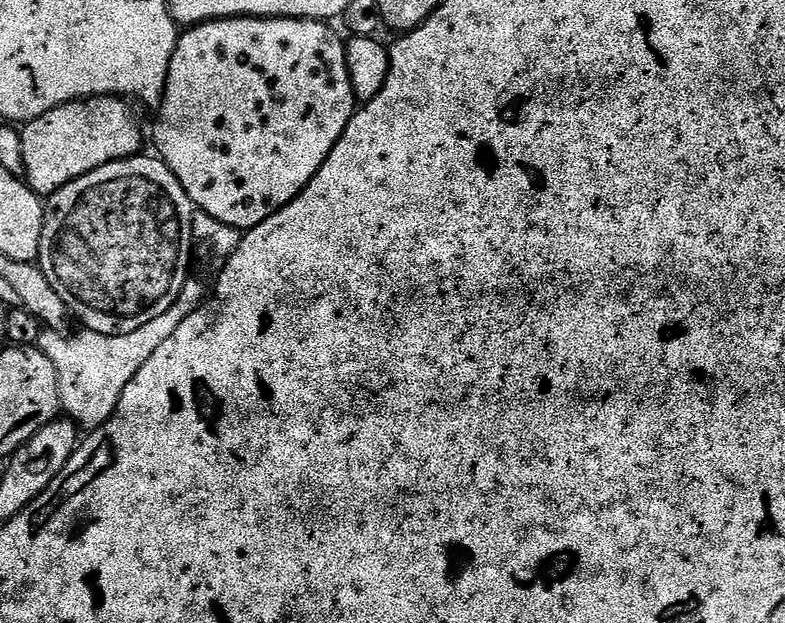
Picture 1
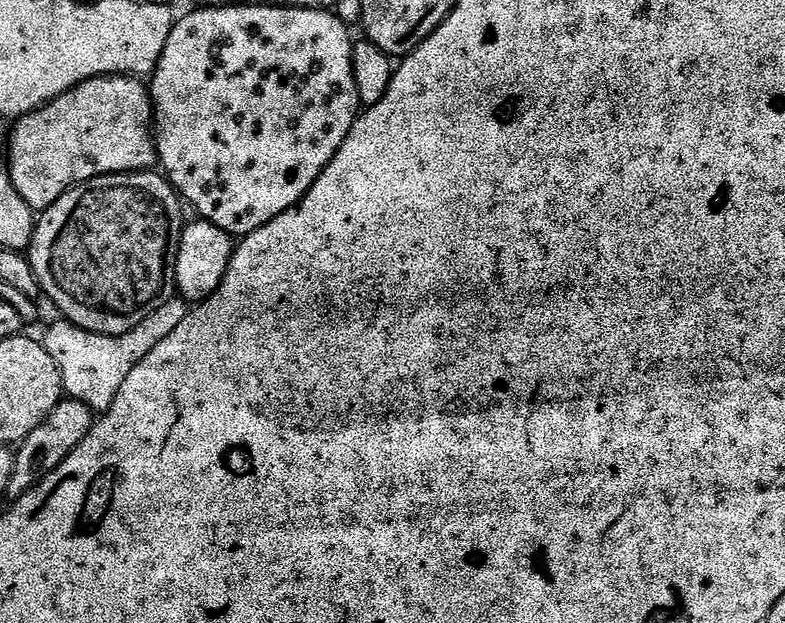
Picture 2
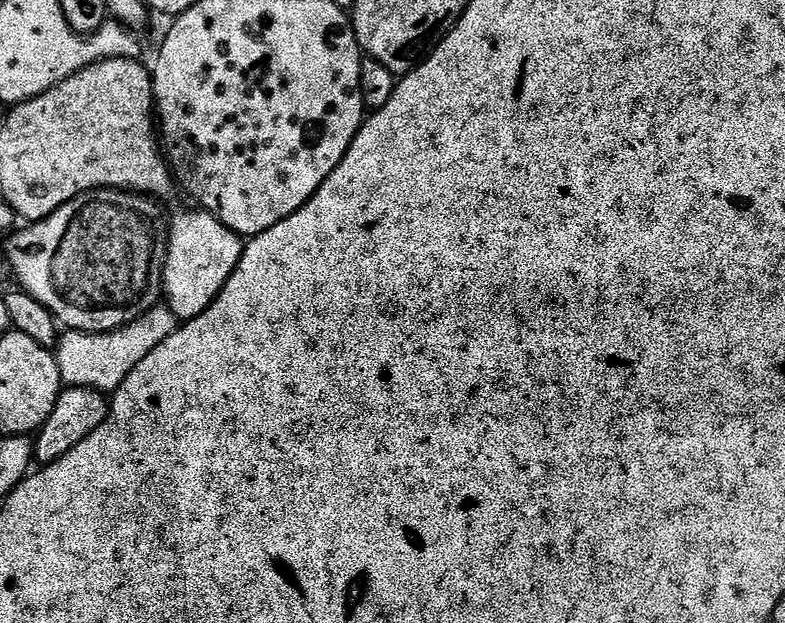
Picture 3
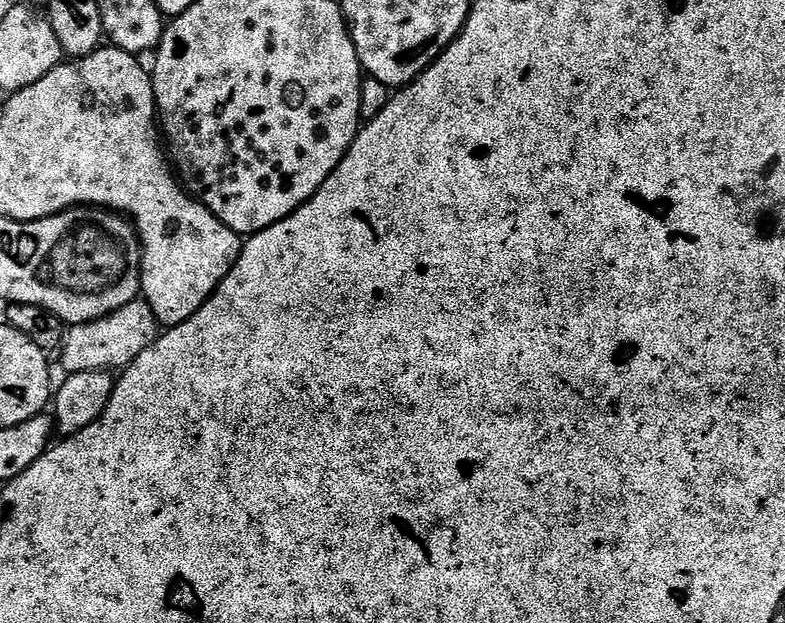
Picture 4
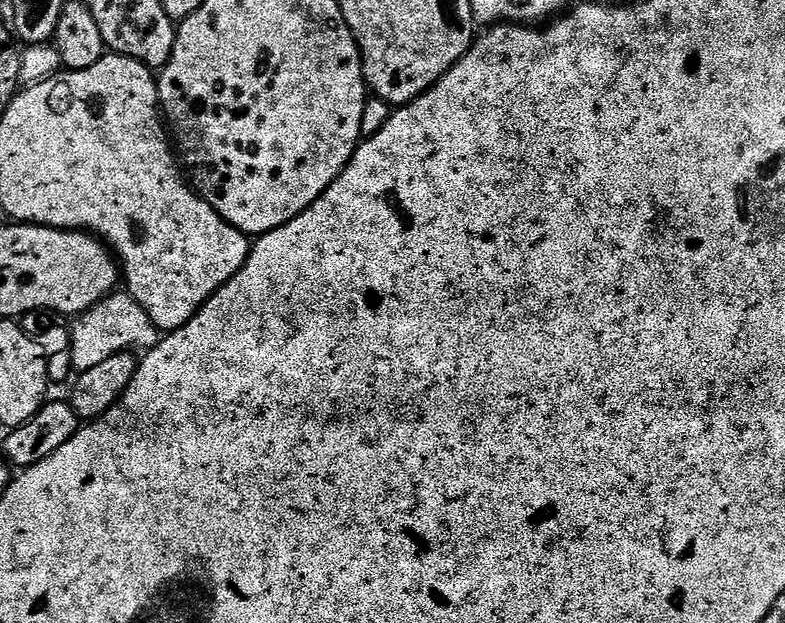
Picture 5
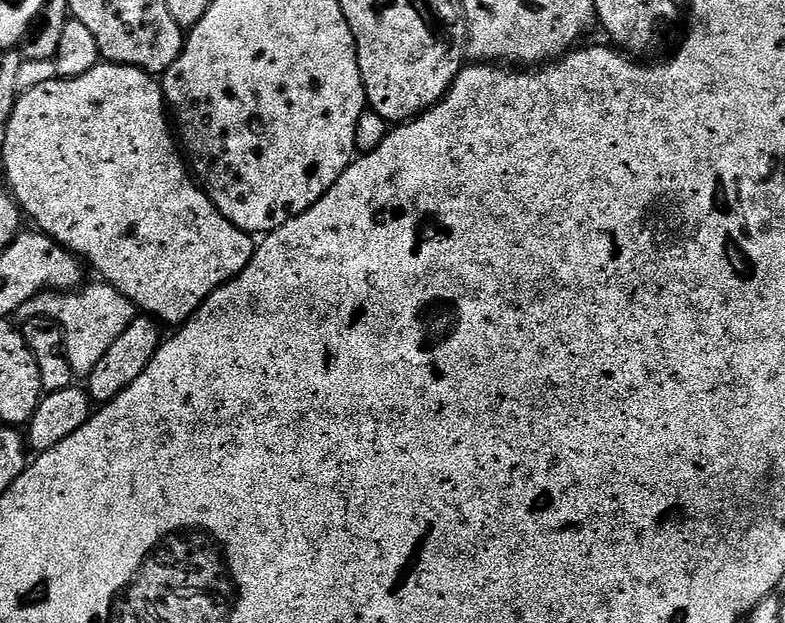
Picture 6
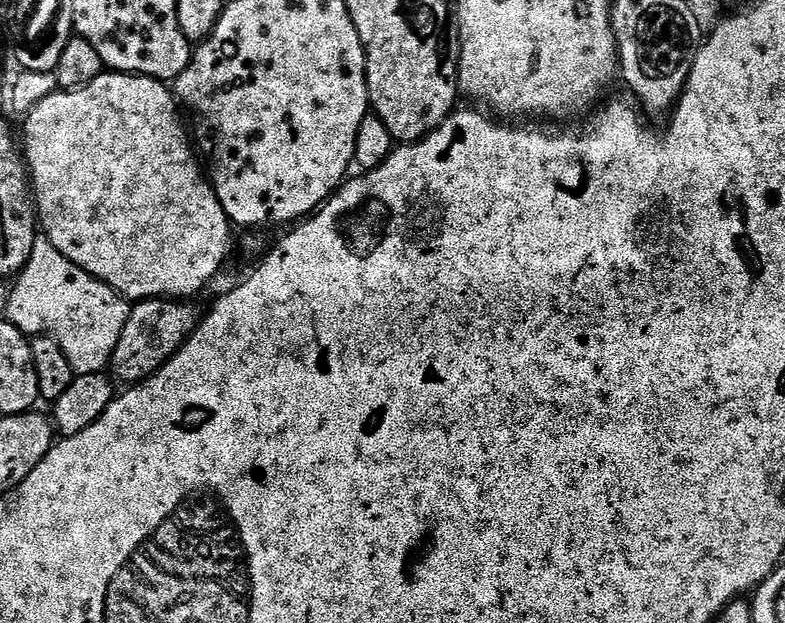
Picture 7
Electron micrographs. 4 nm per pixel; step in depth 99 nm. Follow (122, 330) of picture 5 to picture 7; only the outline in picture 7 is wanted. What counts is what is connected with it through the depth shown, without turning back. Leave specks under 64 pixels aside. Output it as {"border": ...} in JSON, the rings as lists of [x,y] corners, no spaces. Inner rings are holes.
{"border":[[[40,234],[27,266],[11,285],[3,315],[29,338],[54,338],[76,375],[85,376],[101,374],[111,365],[114,346],[118,346],[118,338],[126,330],[129,311],[129,301],[120,293],[70,262],[47,236]]]}

